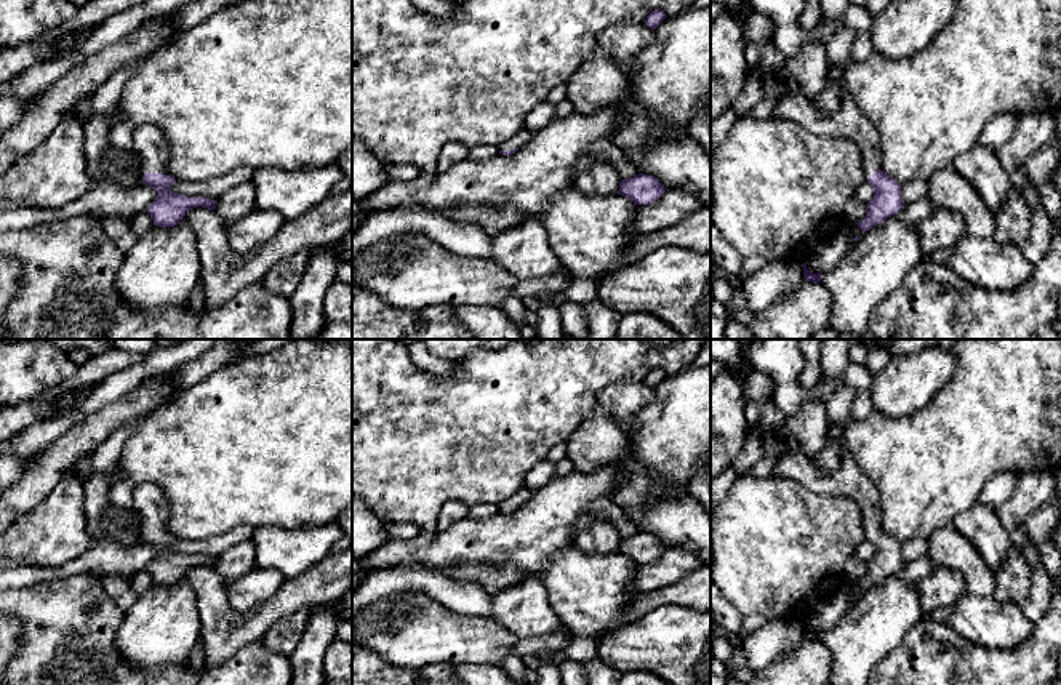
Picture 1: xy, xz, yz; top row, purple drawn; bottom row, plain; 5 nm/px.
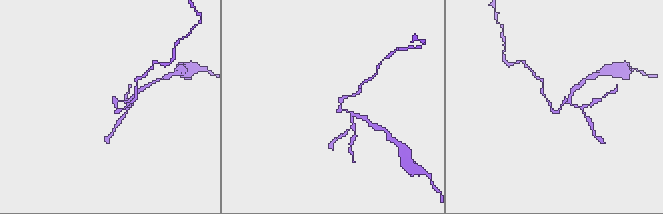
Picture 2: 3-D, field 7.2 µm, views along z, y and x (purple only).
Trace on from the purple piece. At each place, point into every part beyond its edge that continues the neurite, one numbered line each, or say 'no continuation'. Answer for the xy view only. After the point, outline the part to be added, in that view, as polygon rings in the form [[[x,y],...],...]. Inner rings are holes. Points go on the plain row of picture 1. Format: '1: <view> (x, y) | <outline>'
1: xy (149, 501) | [[[141,483],[133,490],[133,507],[138,511],[144,531],[168,531],[168,499],[152,483]]]

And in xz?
1: xz (520, 498) | [[[523,487],[520,491],[507,498],[499,509],[514,509],[515,506],[522,507],[531,499],[531,493]]]

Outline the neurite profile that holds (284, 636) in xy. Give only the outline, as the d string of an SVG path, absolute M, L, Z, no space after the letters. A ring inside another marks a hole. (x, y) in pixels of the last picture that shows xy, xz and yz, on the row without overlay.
M302 608L286 618L278 619L266 632L266 635L262 637L262 643L269 650L290 658L306 631L310 613L312 608Z

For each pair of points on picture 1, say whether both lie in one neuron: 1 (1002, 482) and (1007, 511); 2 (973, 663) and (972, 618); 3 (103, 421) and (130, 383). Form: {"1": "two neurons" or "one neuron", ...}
{"1": "two neurons", "2": "two neurons", "3": "two neurons"}

